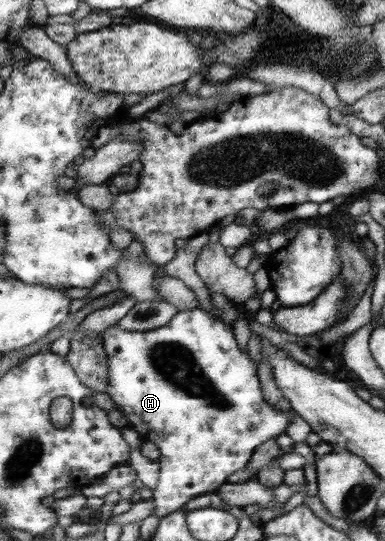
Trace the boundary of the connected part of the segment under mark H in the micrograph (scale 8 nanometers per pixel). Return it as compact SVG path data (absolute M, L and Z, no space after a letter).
M194 308L193 310L179 311L168 325L154 329L154 331L124 331L114 325L100 334L100 341L102 341L102 346L104 346L109 359L109 386L106 393L116 402L117 409L126 415L126 419L130 421L129 427L137 431L145 440L153 441L160 450L160 456L156 459L159 465L158 483L153 489L152 497L156 507L152 515L157 515L160 519L180 508L187 507L189 501L199 495L215 493L220 486L227 482L230 475L246 467L252 454L259 446L262 446L269 439L284 434L286 427L288 427L291 413L280 411L264 399L254 360L250 359L250 356L240 349L234 333L228 325L224 325L221 319L203 309Z

